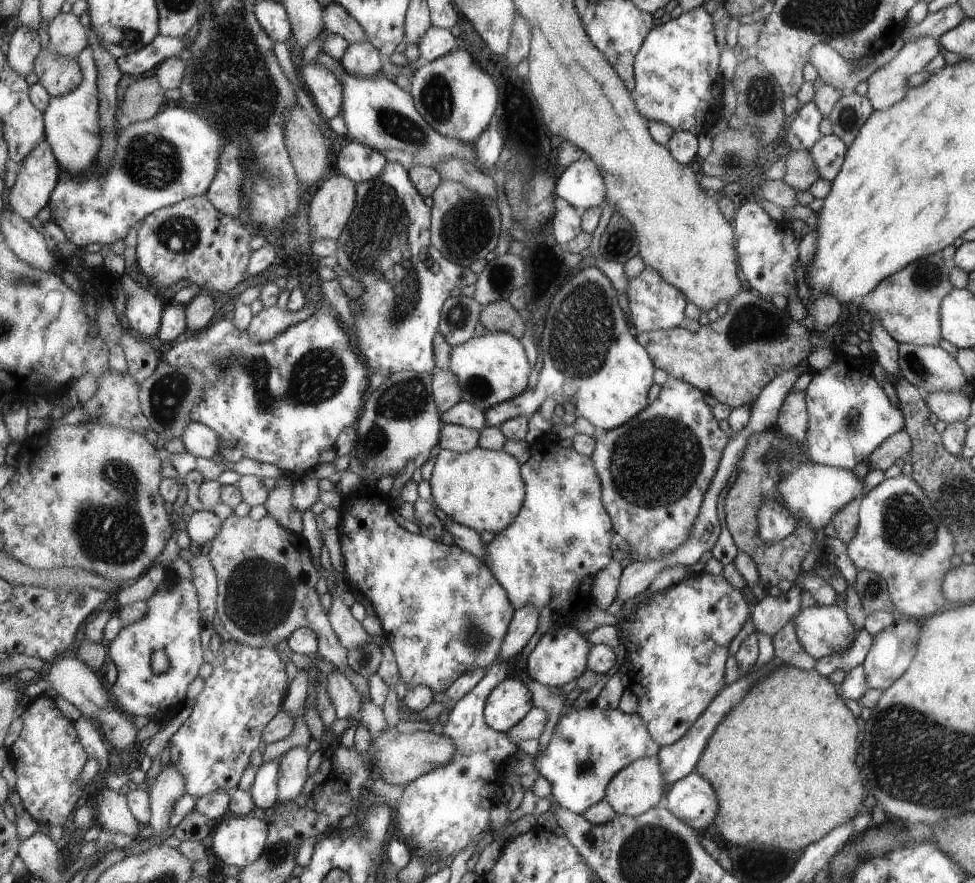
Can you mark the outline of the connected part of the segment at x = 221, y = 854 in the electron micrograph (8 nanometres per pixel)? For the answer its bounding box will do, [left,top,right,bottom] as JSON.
[209,813,269,867]

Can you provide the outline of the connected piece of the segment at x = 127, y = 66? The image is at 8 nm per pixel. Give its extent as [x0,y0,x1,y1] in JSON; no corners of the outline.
[117,35,193,78]

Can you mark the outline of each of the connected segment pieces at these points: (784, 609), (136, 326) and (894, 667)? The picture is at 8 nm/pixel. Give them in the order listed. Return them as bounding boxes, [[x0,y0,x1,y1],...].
[[751,583,802,637],[122,273,165,339],[862,616,919,689]]

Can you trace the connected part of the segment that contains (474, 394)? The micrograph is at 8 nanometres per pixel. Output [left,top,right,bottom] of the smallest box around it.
[446,331,529,411]

